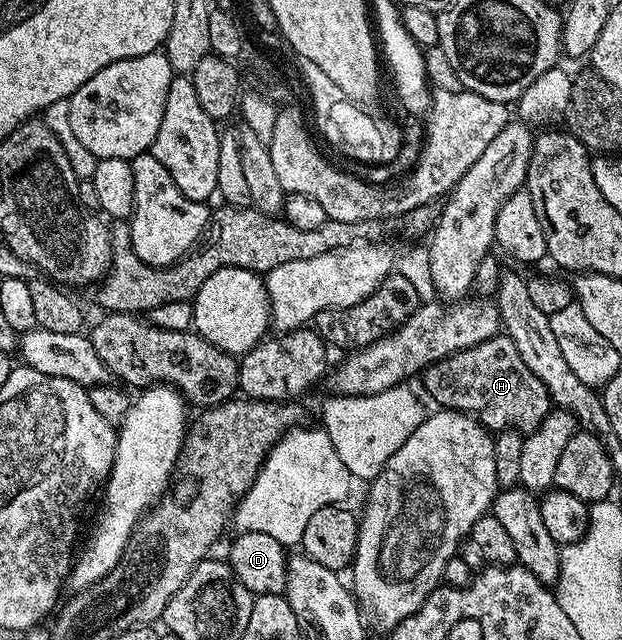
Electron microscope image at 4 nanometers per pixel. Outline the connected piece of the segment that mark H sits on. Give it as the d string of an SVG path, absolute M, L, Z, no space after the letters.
M508 335L492 337L475 347L454 353L445 361L437 361L424 370L424 377L426 391L438 401L436 404L440 408L468 413L490 431L505 431L512 427L522 434L531 434L539 423L543 423L551 408L547 387L543 387L531 367L523 363L519 347L515 347Z

